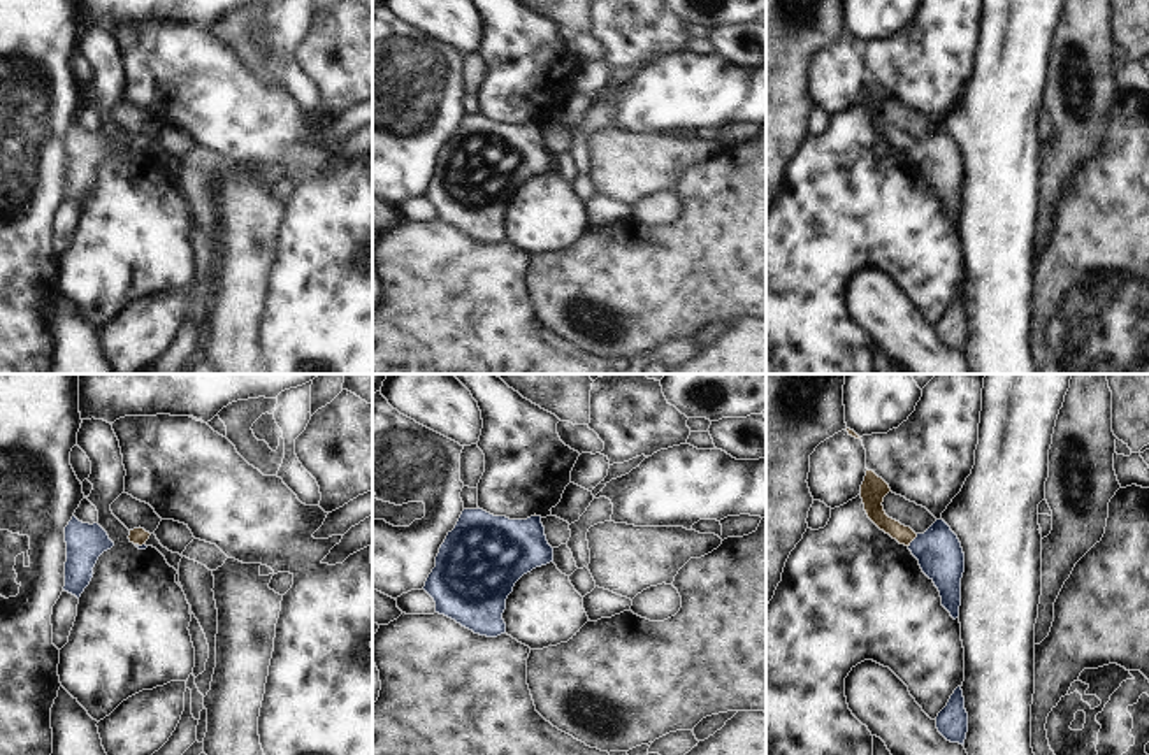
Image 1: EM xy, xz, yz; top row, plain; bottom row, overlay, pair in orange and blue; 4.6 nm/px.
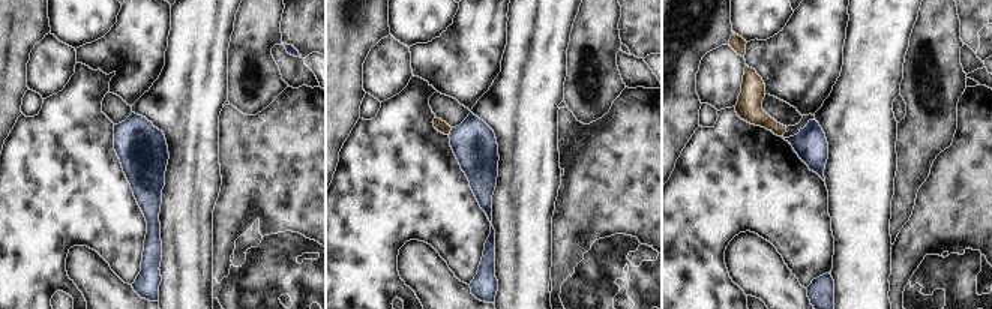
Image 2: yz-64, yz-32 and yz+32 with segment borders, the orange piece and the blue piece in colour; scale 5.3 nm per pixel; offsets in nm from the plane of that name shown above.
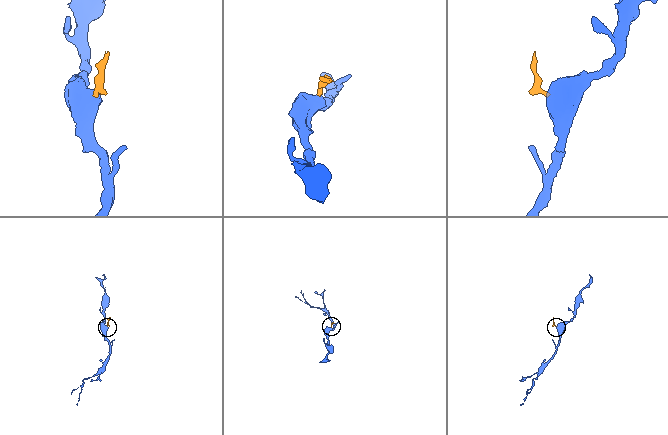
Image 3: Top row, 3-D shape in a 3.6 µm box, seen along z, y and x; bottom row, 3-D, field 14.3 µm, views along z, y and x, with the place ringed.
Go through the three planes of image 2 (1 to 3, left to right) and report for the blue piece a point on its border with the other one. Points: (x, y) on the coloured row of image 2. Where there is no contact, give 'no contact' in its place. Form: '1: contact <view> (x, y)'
1: no contact
2: contact yz-32 (449, 132)
3: no contact

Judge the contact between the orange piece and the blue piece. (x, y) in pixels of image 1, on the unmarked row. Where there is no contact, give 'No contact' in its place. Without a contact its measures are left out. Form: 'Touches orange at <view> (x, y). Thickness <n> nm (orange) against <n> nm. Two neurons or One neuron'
Touches orange at yz (912, 146). Thickness 90 nm (orange) against 200 nm. One neuron.

